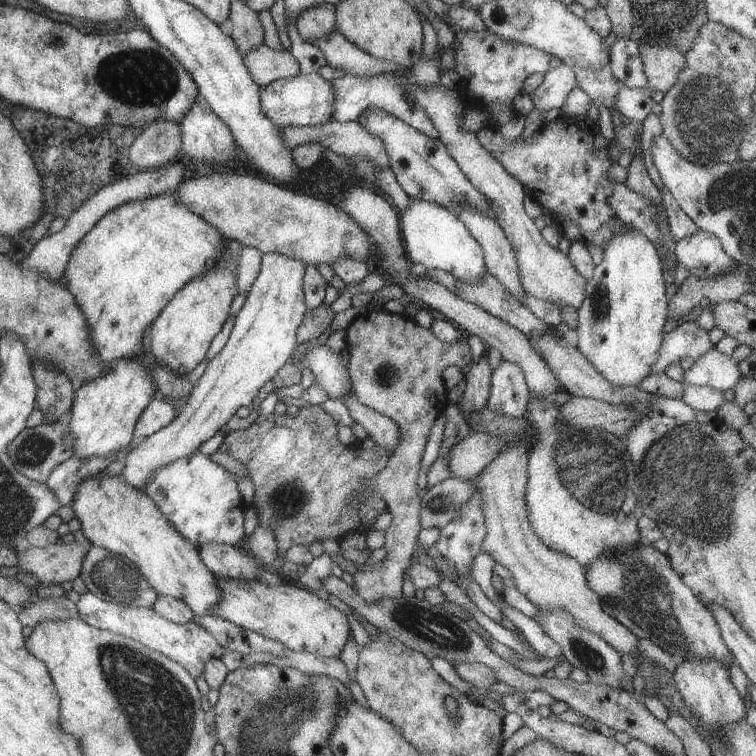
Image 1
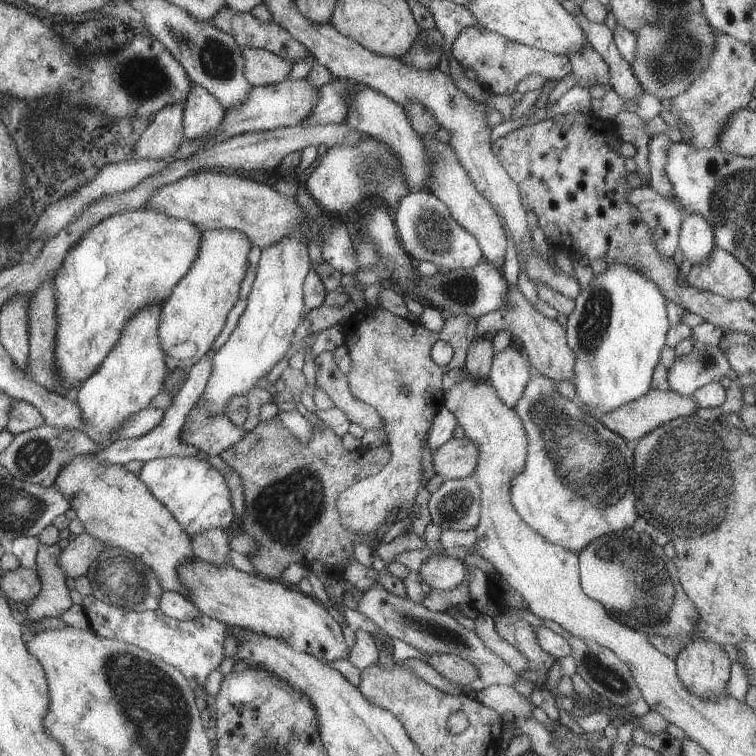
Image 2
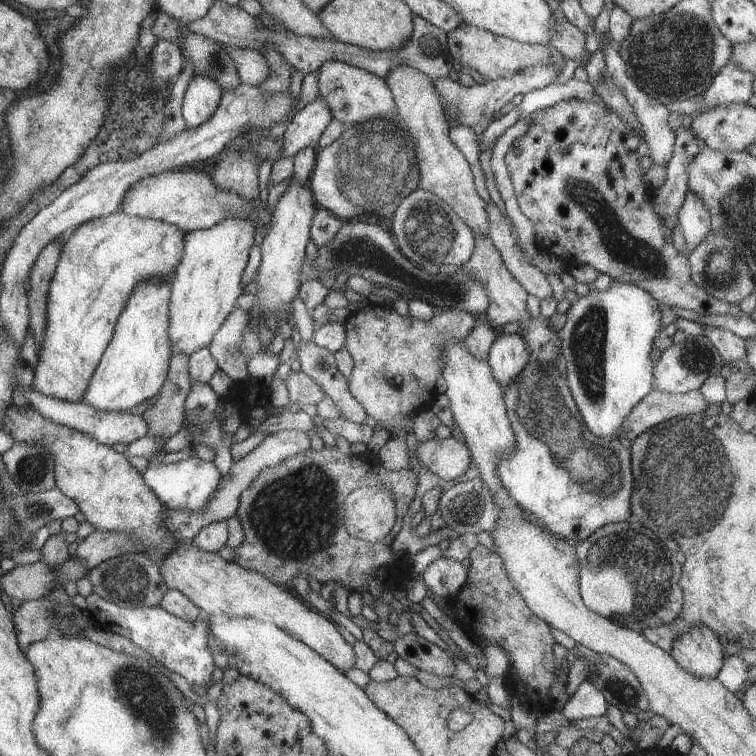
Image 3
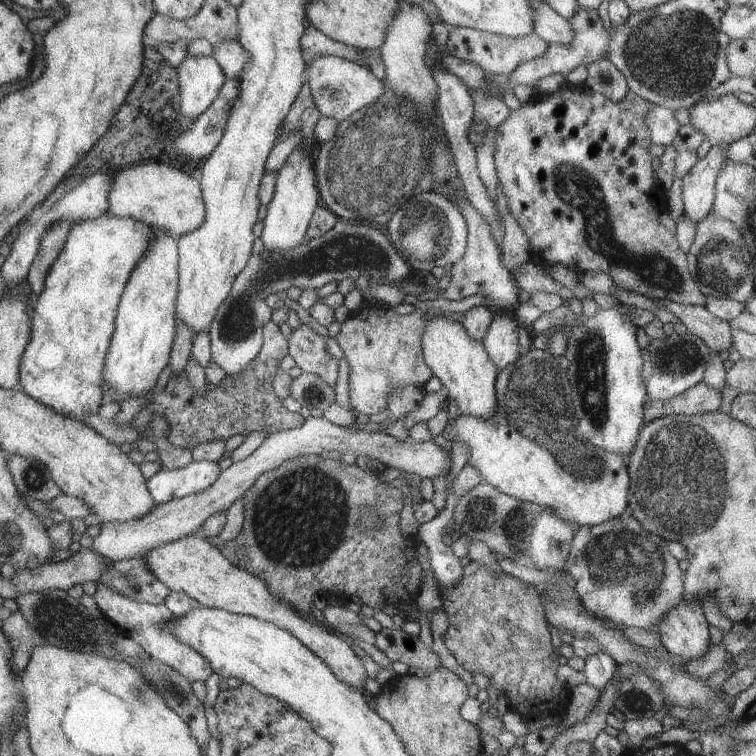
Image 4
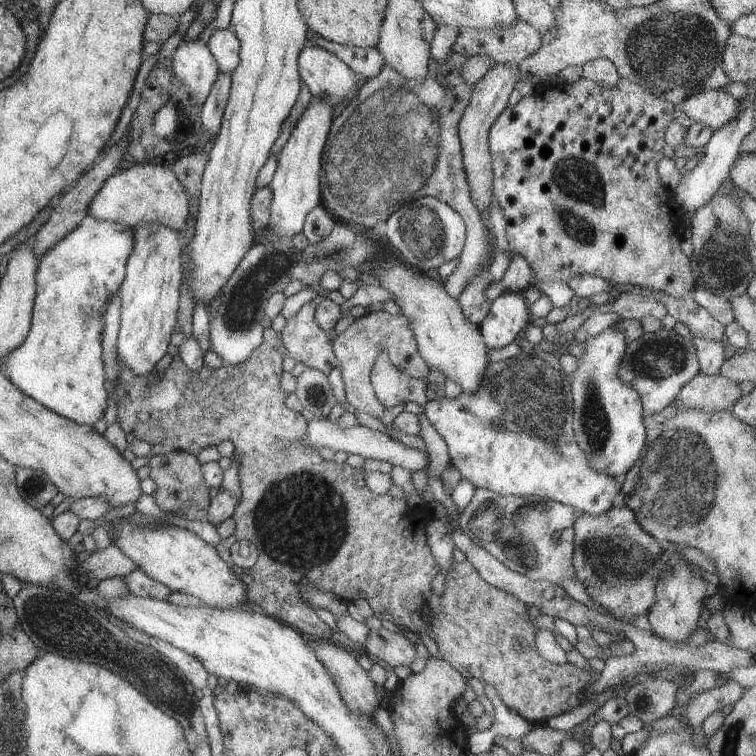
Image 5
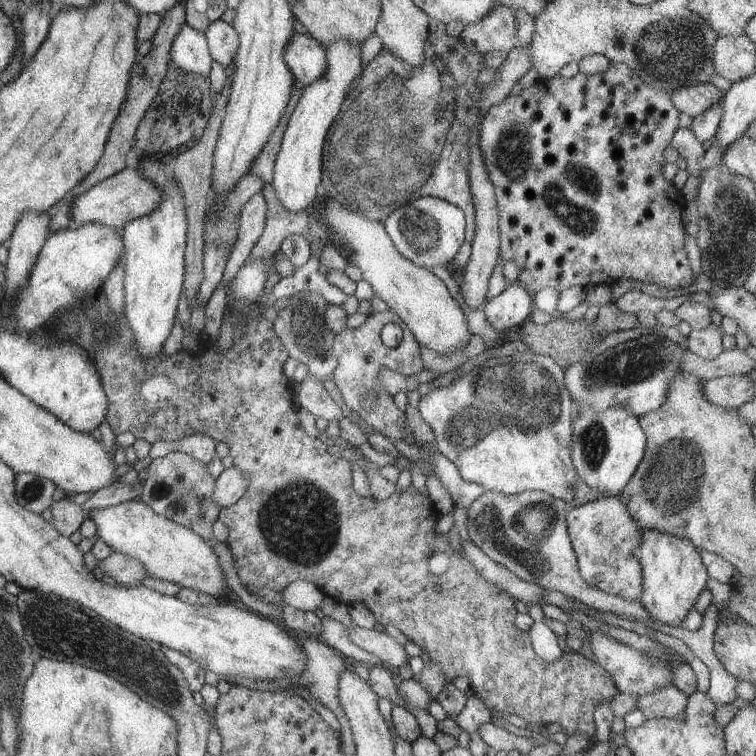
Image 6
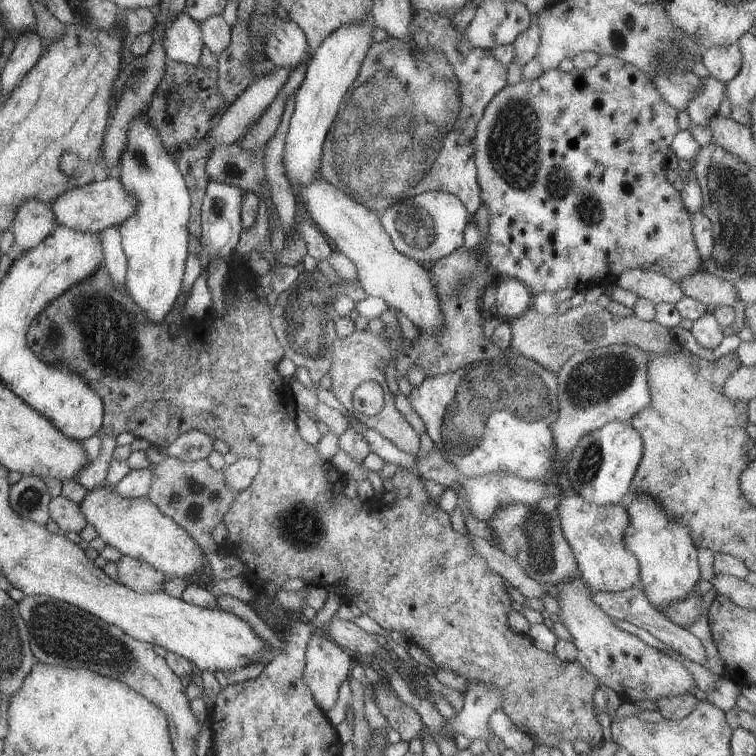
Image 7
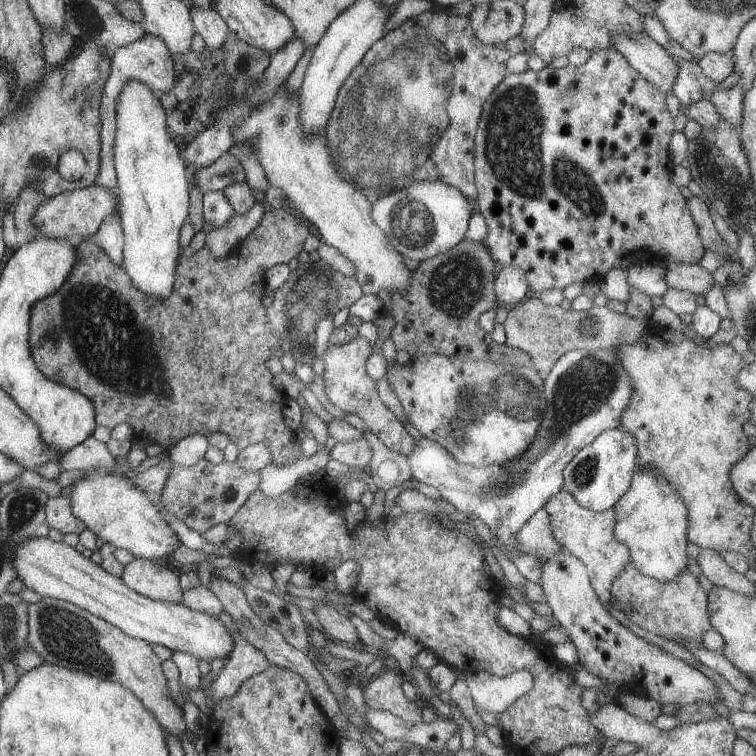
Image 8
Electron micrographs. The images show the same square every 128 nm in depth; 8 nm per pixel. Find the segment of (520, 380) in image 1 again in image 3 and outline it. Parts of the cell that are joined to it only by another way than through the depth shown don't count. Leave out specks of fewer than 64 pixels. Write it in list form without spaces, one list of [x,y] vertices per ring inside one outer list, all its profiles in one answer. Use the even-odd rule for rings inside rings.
[[[497,330],[498,336],[490,347],[487,354],[487,365],[490,367],[491,375],[497,382],[497,385],[503,390],[511,385],[518,378],[521,370],[526,366],[530,355],[528,354],[526,345],[522,337],[517,333],[503,335],[501,331]]]

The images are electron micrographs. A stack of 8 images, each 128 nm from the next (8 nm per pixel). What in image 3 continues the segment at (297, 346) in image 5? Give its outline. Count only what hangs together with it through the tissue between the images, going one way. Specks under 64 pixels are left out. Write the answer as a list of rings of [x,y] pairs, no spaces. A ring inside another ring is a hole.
[[[309,340],[300,341],[296,355],[300,371],[315,380],[317,387],[337,406],[340,416],[349,422],[365,425],[368,415],[349,393],[347,380],[334,364],[334,354],[317,348]]]

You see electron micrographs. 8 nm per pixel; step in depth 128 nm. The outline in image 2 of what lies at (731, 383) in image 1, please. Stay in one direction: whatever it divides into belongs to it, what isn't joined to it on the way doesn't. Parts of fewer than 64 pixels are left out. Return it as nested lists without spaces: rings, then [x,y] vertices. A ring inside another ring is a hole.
[[[693,345],[687,356],[676,358],[667,369],[670,390],[682,396],[690,396],[695,390],[727,377],[730,365],[724,352],[717,345]]]

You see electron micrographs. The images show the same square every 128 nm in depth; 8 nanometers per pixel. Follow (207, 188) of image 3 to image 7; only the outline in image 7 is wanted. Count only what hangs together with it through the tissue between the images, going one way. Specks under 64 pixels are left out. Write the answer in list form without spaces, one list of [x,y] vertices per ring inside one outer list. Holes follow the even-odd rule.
[[[108,176],[101,182],[92,181],[81,187],[69,188],[49,206],[58,225],[81,233],[88,231],[100,234],[104,229],[120,227],[127,218],[130,218],[135,213],[137,200],[134,195],[125,192],[117,177]]]

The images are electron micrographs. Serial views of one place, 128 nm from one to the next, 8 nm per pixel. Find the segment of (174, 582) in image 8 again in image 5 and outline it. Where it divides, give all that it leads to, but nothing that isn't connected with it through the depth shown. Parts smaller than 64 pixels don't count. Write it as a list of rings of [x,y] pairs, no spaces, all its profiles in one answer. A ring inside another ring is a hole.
[[[112,544],[105,550],[93,552],[83,563],[77,563],[79,575],[86,572],[89,577],[99,581],[113,577],[123,578],[135,569],[137,569],[136,564]]]

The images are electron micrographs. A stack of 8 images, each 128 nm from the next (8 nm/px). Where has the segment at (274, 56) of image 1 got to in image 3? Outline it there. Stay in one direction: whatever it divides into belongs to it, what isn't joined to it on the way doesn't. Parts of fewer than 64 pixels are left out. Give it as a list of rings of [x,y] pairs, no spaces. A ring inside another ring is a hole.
[[[229,47],[228,52],[241,83],[259,85],[268,78],[270,72],[268,61],[258,51]]]

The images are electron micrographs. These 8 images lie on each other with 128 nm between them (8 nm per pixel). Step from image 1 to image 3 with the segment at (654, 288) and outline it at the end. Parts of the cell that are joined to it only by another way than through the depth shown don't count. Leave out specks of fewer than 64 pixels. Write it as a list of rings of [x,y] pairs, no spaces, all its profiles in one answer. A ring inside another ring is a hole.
[[[612,280],[607,290],[587,291],[570,304],[567,320],[558,331],[561,355],[567,369],[566,384],[577,406],[586,430],[597,438],[618,439],[618,433],[627,414],[653,389],[654,377],[650,353],[653,340],[661,329],[662,306],[650,293],[632,283]]]

